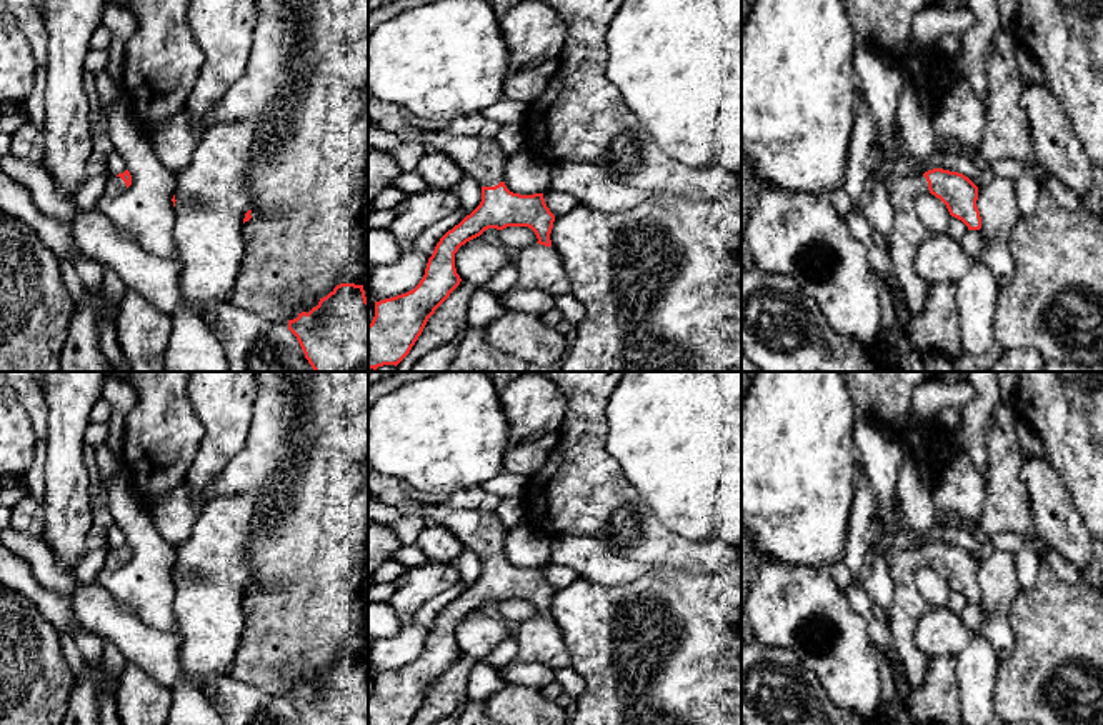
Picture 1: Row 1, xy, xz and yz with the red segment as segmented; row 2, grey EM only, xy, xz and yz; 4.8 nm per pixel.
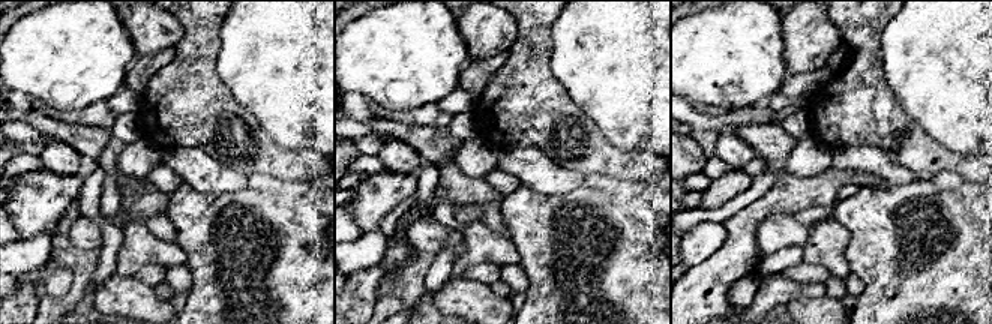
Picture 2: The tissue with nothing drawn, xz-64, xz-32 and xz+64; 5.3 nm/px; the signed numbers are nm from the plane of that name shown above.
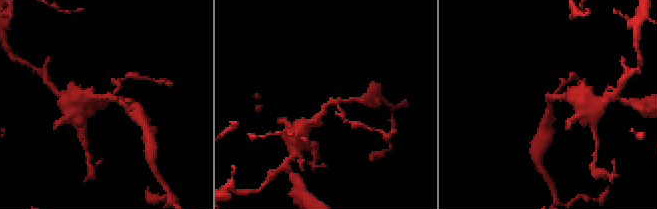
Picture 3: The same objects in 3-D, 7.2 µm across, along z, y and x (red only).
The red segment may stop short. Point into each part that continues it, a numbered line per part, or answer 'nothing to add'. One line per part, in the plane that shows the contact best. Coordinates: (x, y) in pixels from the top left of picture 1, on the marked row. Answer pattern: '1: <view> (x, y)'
1: xz (480, 157)

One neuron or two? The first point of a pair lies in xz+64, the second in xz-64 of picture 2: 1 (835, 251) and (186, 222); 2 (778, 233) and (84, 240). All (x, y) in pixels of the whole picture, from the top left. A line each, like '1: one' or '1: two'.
1: two
2: one

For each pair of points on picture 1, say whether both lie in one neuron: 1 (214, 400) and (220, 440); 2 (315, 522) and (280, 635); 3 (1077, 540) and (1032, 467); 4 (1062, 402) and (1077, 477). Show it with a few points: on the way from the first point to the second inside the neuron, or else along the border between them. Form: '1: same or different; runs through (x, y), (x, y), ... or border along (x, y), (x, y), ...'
1: same; runs through (220, 410), (220, 430)
2: same; runs through (295, 550), (280, 585), (280, 607)
3: same; runs through (1058, 522), (1058, 514), (1050, 505), (1043, 485)
4: same; runs through (1077, 420), (1077, 459)

